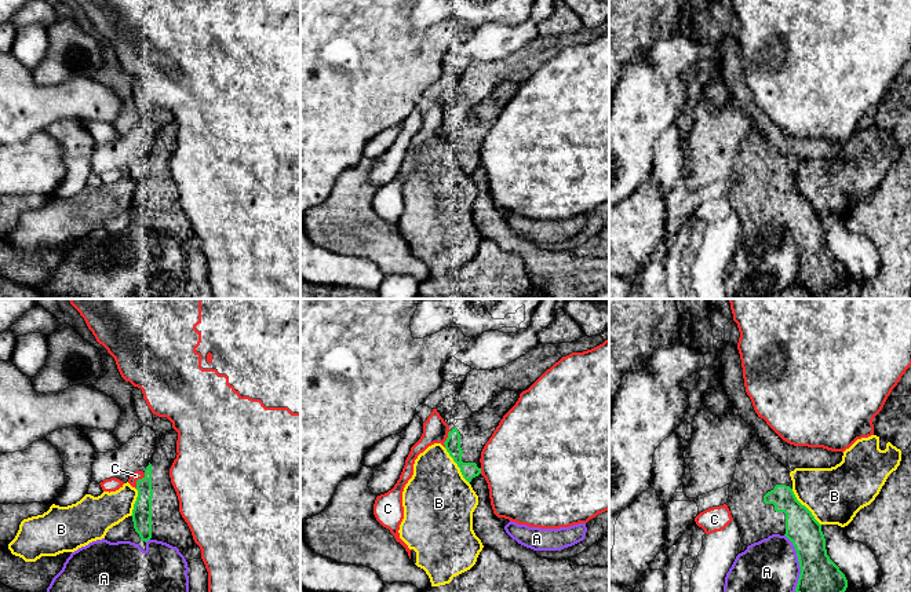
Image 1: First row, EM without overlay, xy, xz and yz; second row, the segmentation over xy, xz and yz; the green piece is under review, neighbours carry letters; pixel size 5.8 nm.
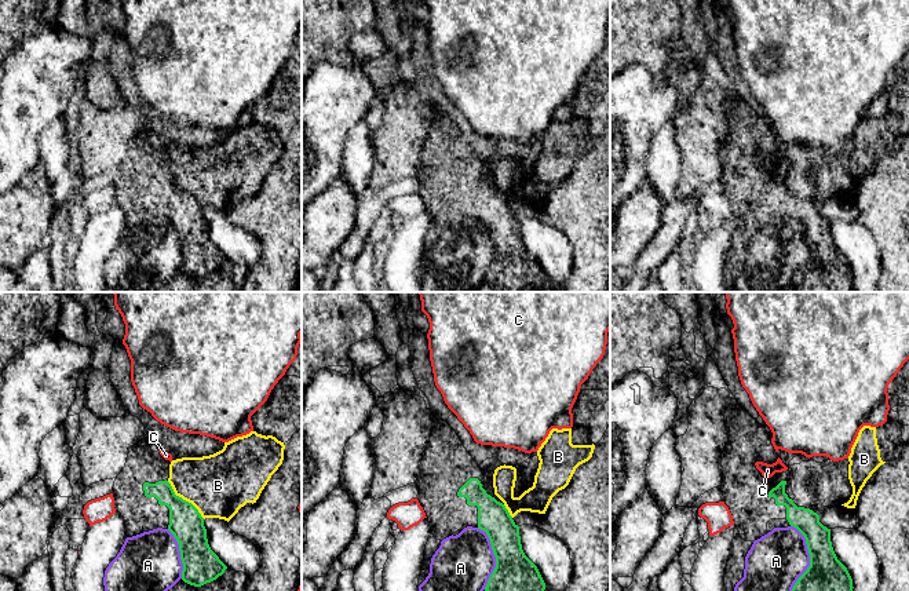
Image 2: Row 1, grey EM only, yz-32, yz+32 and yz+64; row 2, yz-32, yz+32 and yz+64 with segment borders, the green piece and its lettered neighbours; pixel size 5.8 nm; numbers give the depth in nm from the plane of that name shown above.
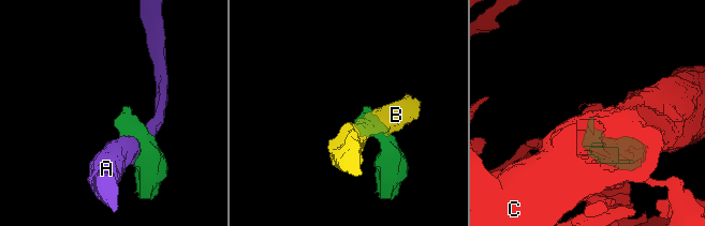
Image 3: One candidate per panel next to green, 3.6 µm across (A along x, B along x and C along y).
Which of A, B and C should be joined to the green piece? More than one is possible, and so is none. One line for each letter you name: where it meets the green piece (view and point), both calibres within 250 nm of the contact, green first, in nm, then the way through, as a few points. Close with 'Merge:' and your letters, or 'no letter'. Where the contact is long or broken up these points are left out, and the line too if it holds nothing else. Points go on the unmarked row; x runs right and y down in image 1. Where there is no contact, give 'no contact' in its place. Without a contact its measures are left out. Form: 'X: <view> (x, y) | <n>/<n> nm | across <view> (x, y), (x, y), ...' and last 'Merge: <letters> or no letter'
Merge: no letter

